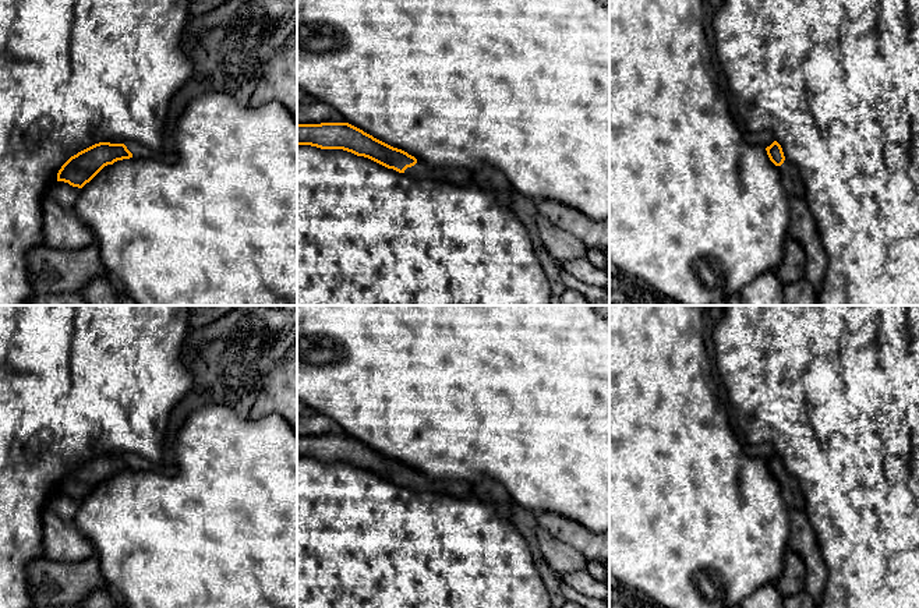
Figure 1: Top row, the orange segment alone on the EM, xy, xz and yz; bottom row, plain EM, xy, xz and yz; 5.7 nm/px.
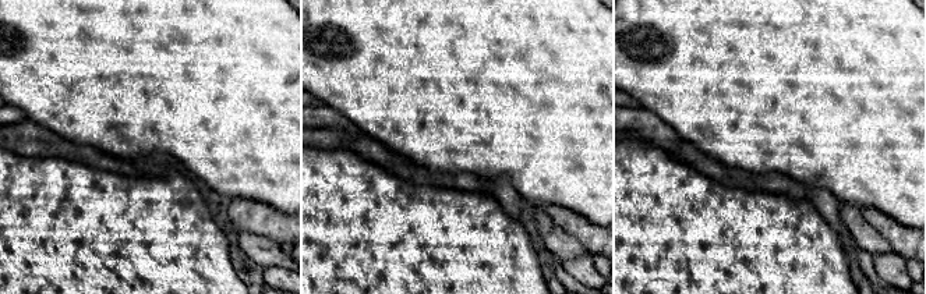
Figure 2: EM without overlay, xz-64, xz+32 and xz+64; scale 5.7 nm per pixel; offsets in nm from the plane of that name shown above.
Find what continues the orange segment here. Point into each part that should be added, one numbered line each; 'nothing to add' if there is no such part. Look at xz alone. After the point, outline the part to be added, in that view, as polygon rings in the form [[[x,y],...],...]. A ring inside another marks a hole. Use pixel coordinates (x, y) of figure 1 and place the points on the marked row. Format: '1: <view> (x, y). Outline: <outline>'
1: xz (421, 170). Outline: [[[417,160],[414,166],[407,167],[404,174],[416,180],[443,181],[450,184],[477,183],[476,174],[467,169],[438,167],[421,160]]]

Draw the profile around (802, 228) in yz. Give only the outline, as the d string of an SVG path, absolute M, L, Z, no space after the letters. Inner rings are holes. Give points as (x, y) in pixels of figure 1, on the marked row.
M789 197L788 237L799 241L803 247L807 257L805 276L820 291L827 266L827 255L805 198Z

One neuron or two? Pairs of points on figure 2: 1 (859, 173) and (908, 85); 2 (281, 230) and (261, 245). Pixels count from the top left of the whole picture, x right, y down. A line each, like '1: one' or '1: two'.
1: one
2: two

